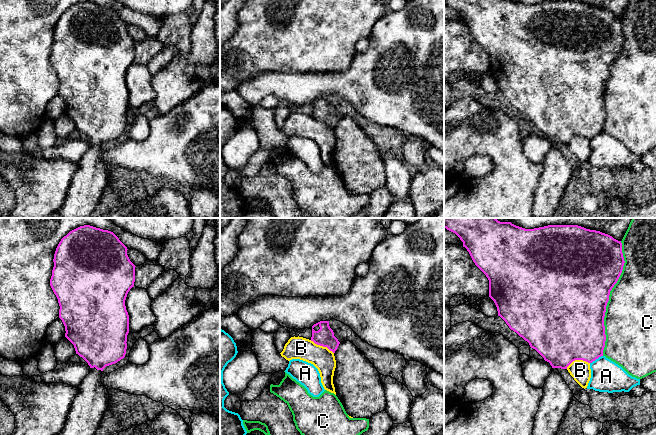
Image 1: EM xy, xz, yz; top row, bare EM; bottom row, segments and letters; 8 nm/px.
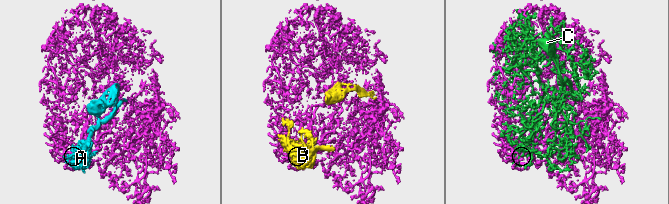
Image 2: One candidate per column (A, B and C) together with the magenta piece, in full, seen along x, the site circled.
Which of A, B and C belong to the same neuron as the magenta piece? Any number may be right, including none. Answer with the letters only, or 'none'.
none

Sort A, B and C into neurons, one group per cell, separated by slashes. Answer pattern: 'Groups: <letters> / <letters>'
Groups: A / B / C

